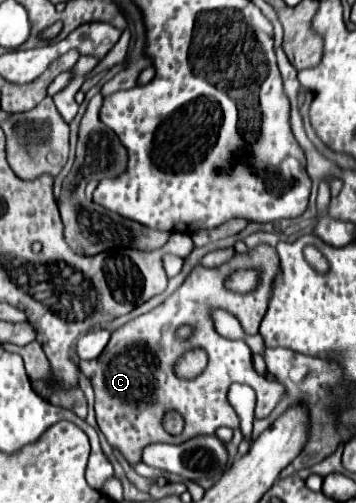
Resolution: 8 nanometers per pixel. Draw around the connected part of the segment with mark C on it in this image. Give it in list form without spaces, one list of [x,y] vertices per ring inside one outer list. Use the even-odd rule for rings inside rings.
[[[261,243],[247,253],[235,253],[231,261],[217,269],[193,267],[185,281],[153,311],[143,313],[111,333],[105,351],[93,361],[81,361],[81,371],[91,379],[95,389],[95,413],[97,425],[107,443],[121,451],[131,463],[141,461],[143,447],[151,443],[183,443],[195,435],[211,435],[219,427],[239,427],[239,417],[227,401],[227,391],[233,383],[245,383],[257,393],[255,417],[267,417],[277,401],[283,397],[283,385],[261,377],[251,363],[251,349],[245,341],[231,341],[221,337],[213,323],[211,311],[223,309],[239,319],[247,333],[257,333],[259,323],[271,301],[271,289],[279,275],[279,255],[275,247]],[[239,267],[257,267],[261,271],[259,287],[253,293],[237,295],[225,289],[223,281],[227,273]],[[189,325],[193,329],[189,339],[179,339],[177,329]],[[203,347],[209,353],[207,369],[195,379],[179,379],[173,373],[173,363],[183,351]],[[175,409],[185,419],[185,429],[179,435],[169,435],[163,425],[163,413]]]

